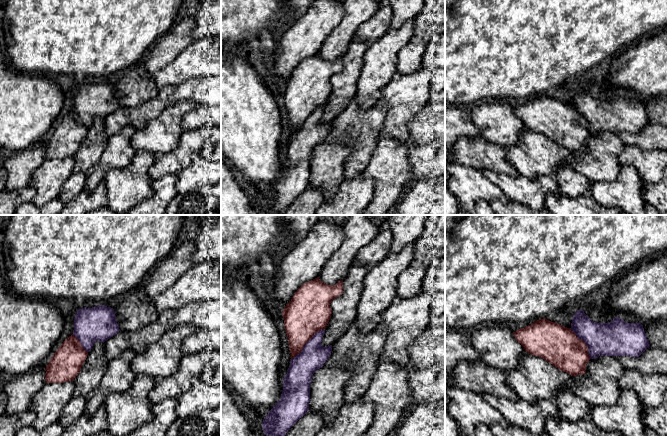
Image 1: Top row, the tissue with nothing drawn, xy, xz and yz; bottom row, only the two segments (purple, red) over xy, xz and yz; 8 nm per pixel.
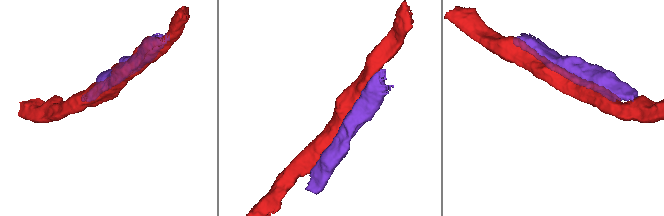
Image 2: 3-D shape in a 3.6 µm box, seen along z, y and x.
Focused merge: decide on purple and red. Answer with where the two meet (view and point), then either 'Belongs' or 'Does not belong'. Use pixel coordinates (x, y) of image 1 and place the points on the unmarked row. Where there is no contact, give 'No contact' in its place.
Touches purple at xz (306, 119). Does not belong

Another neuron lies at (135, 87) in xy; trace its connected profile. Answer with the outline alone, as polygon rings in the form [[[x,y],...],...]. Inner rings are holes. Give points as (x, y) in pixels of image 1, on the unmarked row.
[[[142,61],[125,69],[123,77],[113,85],[120,107],[137,107],[157,97],[159,90]]]

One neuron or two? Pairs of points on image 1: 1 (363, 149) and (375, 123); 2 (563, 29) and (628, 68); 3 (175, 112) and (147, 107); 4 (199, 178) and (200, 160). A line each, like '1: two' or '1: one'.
1: one
2: two
3: two
4: one

